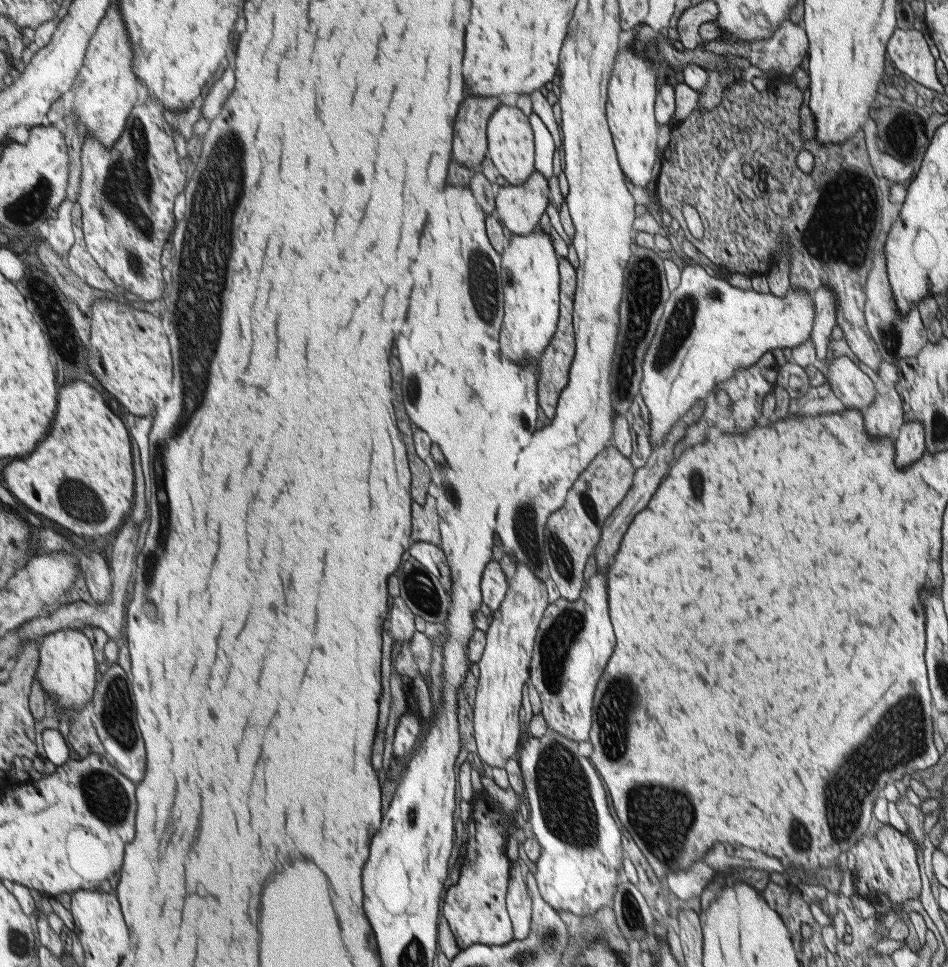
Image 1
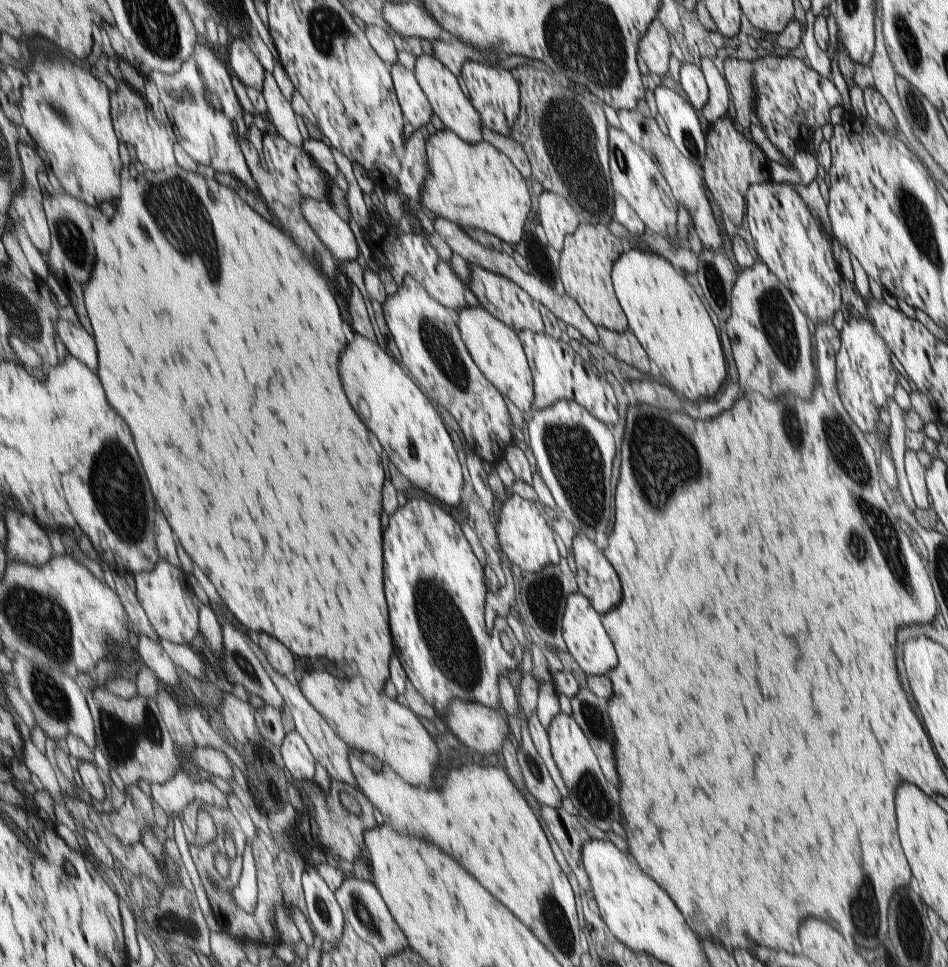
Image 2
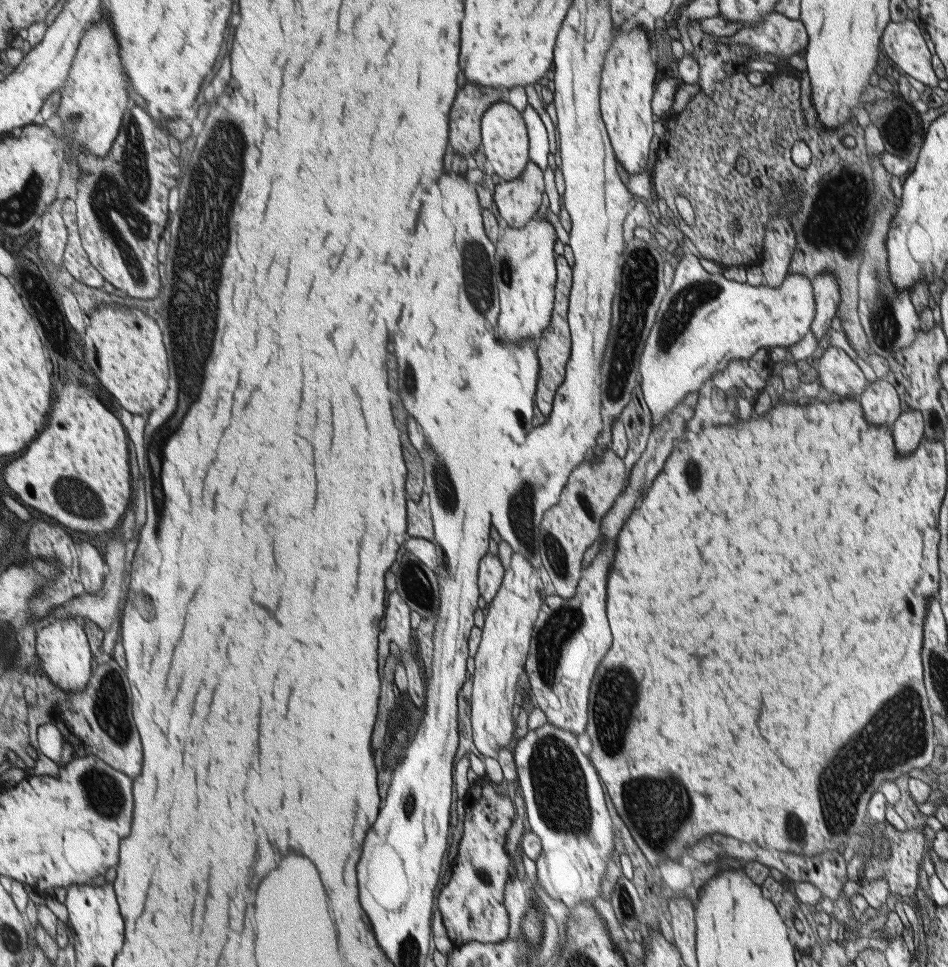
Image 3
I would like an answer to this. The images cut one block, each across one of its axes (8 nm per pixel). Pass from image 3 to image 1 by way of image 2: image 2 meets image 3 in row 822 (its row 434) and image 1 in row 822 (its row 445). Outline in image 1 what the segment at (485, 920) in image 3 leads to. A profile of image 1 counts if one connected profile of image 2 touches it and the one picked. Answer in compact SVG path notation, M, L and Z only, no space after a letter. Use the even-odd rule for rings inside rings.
M484 791L470 802L473 814L467 824L466 857L460 869L460 877L456 884L448 888L443 905L444 917L462 951L470 945L502 946L512 941L512 924L505 902L510 860L504 854L510 815L506 815L502 807L494 803L494 799Z

